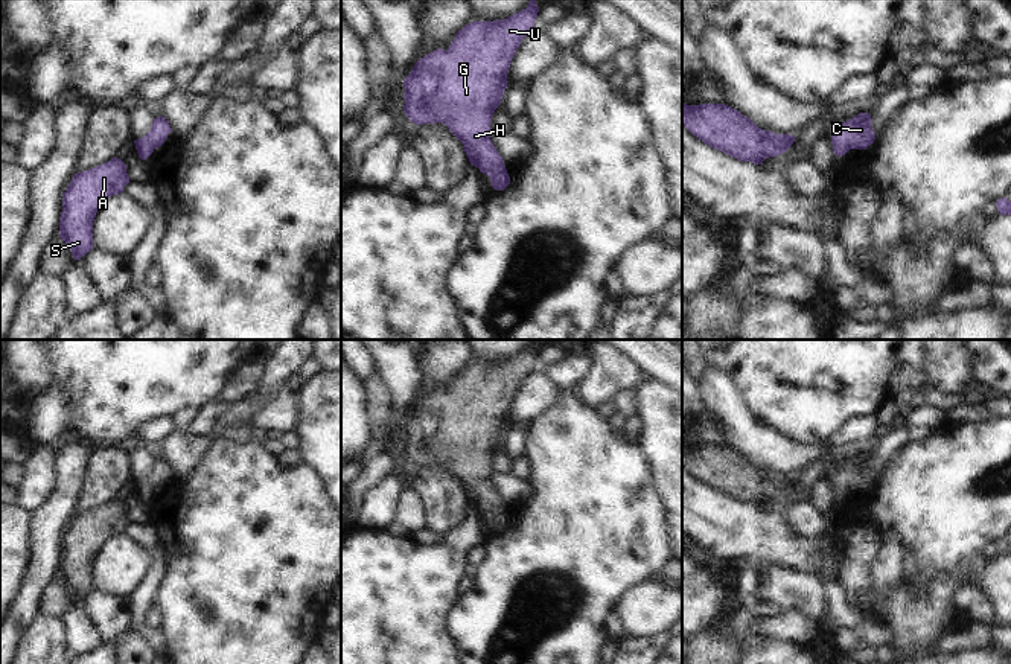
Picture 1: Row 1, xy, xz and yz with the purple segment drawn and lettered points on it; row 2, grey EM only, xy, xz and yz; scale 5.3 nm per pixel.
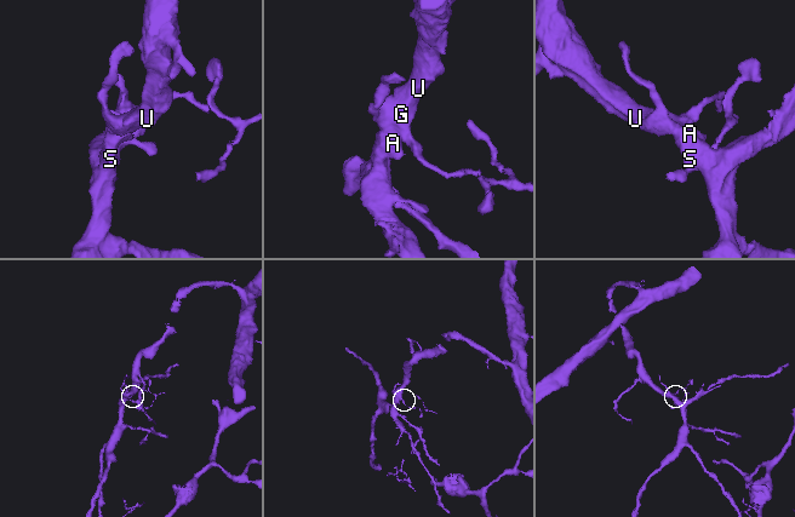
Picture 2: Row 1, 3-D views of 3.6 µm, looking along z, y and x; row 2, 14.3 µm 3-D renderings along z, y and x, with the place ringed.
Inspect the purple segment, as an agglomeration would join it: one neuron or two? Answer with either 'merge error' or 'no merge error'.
no merge error

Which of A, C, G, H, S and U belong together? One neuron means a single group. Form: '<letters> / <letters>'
A C G H S U

